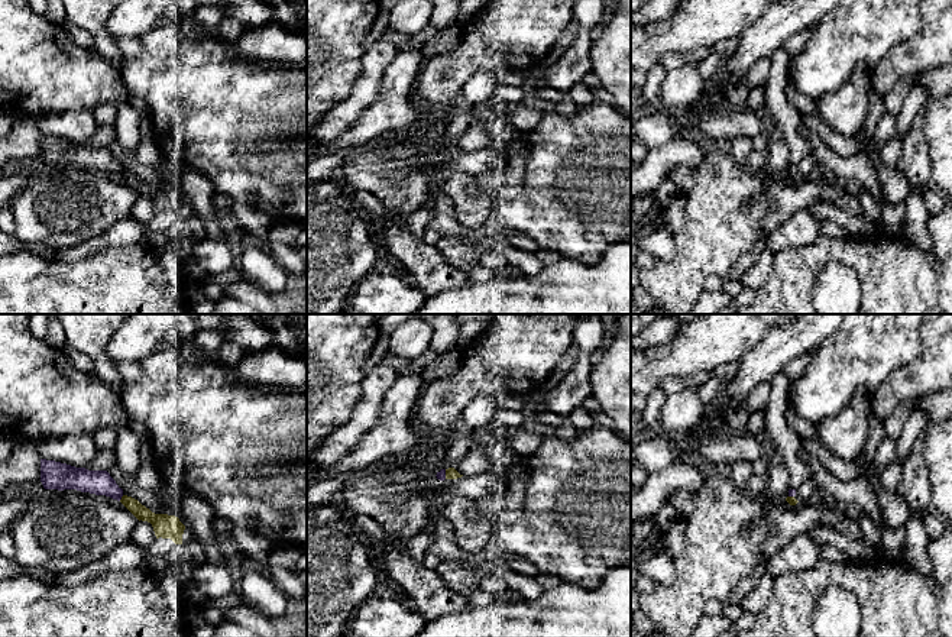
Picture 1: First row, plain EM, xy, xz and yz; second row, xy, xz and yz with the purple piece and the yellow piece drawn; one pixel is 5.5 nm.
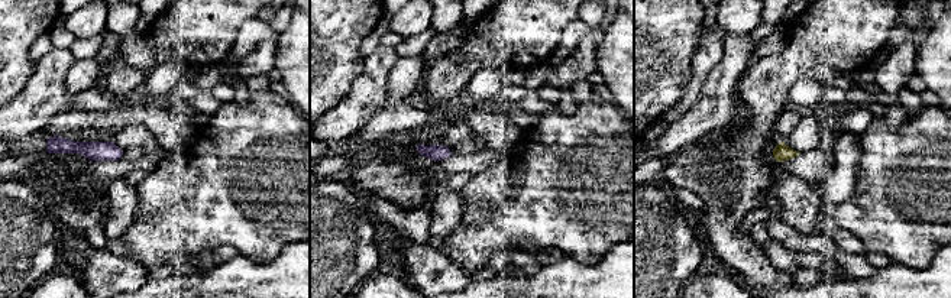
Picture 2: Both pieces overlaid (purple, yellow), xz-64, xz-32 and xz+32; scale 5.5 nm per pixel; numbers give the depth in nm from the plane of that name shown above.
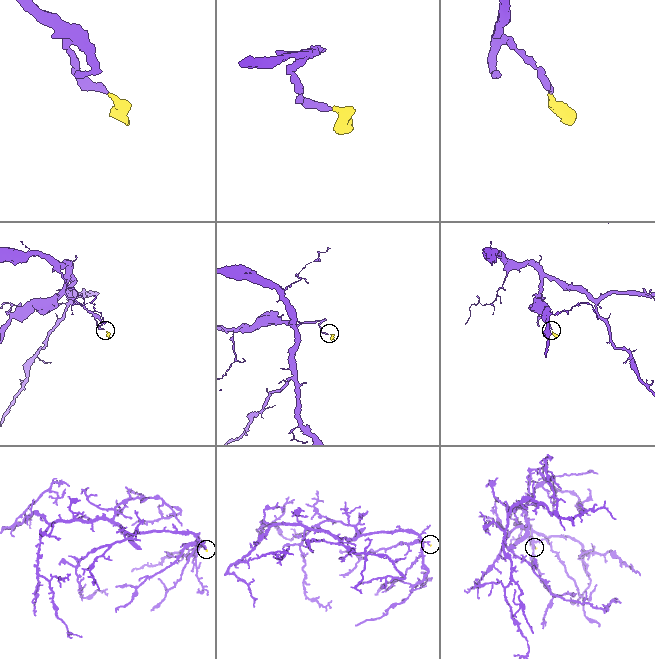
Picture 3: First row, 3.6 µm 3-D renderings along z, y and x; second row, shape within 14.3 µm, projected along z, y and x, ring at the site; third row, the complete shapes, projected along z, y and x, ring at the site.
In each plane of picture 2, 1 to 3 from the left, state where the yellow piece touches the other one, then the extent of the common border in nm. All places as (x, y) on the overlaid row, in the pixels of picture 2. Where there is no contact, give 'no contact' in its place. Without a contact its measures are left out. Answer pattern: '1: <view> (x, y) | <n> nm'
1: no contact
2: no contact
3: no contact

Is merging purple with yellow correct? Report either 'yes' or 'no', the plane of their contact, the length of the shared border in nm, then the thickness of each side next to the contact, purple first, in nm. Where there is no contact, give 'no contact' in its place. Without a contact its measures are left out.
yes | xy | 40 nm | 140/90 nm

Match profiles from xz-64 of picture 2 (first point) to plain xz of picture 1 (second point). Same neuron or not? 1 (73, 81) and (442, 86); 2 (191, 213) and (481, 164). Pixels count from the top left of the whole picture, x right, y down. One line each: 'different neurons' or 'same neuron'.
1: different neurons
2: different neurons

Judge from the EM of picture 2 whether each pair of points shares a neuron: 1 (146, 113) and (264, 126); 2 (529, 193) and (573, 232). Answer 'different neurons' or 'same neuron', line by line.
1: different neurons
2: same neuron

